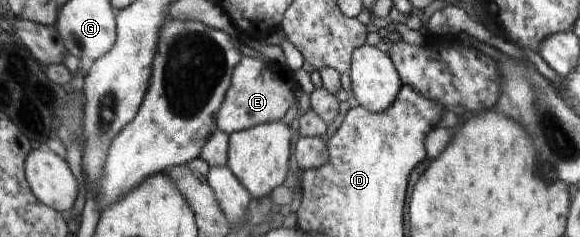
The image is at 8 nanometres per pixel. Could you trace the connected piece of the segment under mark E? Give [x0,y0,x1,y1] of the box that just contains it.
[217,56,297,135]

